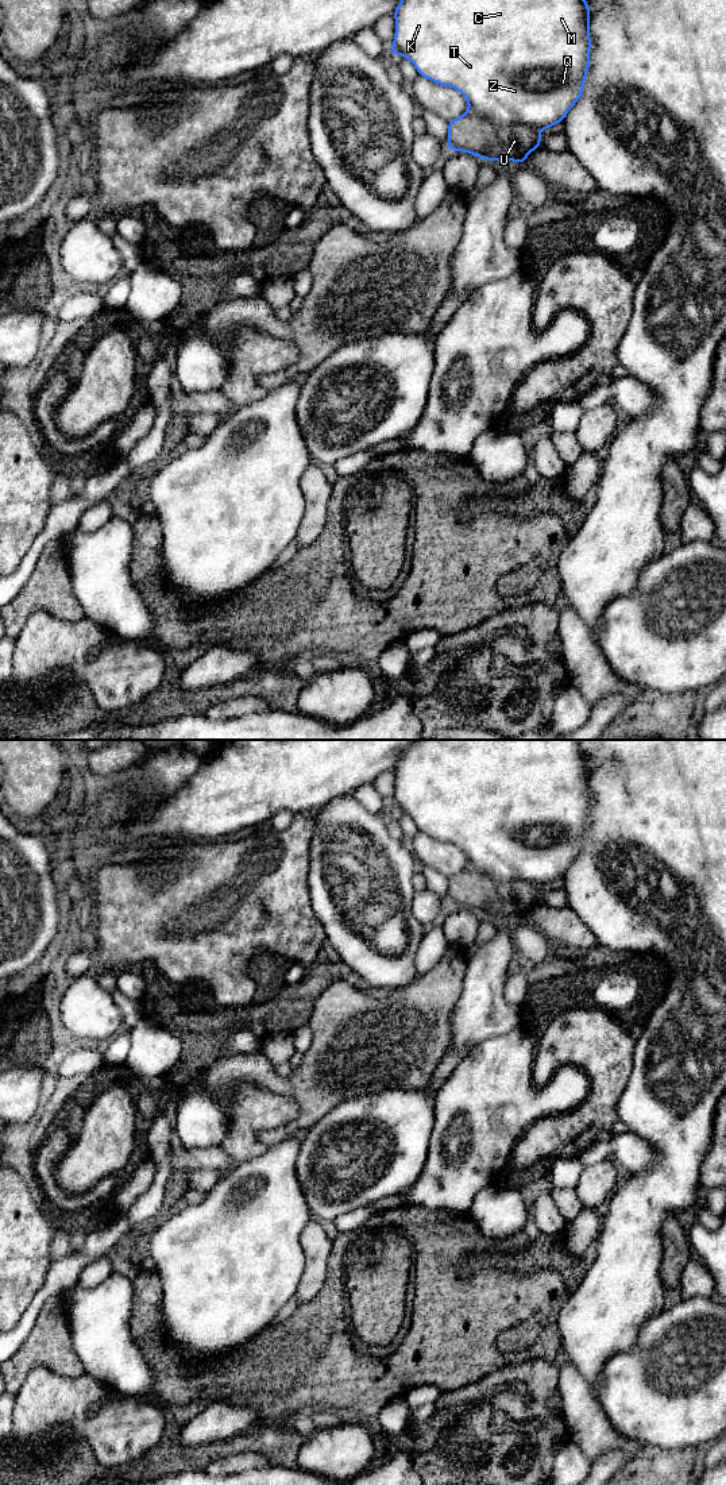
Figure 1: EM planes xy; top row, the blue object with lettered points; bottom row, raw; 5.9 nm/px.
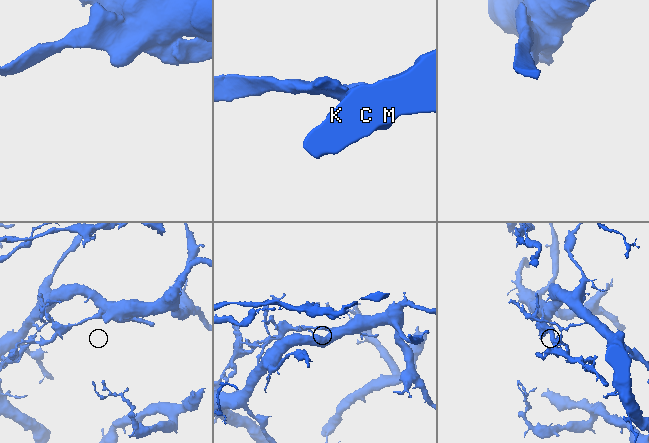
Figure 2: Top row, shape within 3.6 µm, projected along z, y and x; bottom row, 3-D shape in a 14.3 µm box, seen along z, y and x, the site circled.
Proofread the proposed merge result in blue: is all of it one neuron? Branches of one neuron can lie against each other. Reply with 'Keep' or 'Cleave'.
Cleave

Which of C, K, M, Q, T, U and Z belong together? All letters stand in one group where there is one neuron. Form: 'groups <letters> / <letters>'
groups C K M Q T Z / U

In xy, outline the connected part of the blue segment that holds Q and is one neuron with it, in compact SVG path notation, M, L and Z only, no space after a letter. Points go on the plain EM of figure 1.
M414 740L393 772L391 810L408 814L418 832L460 848L470 867L494 882L548 886L563 879L583 852L591 807L590 761L578 740Z

